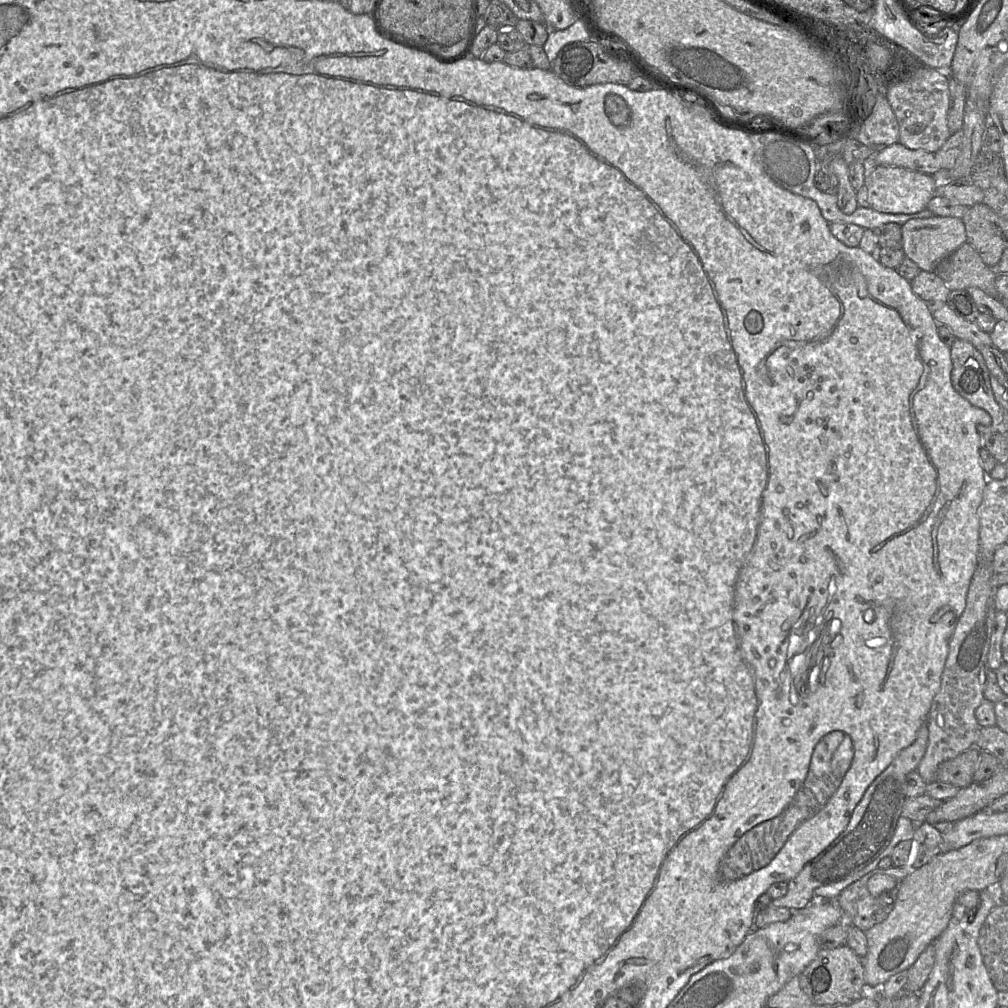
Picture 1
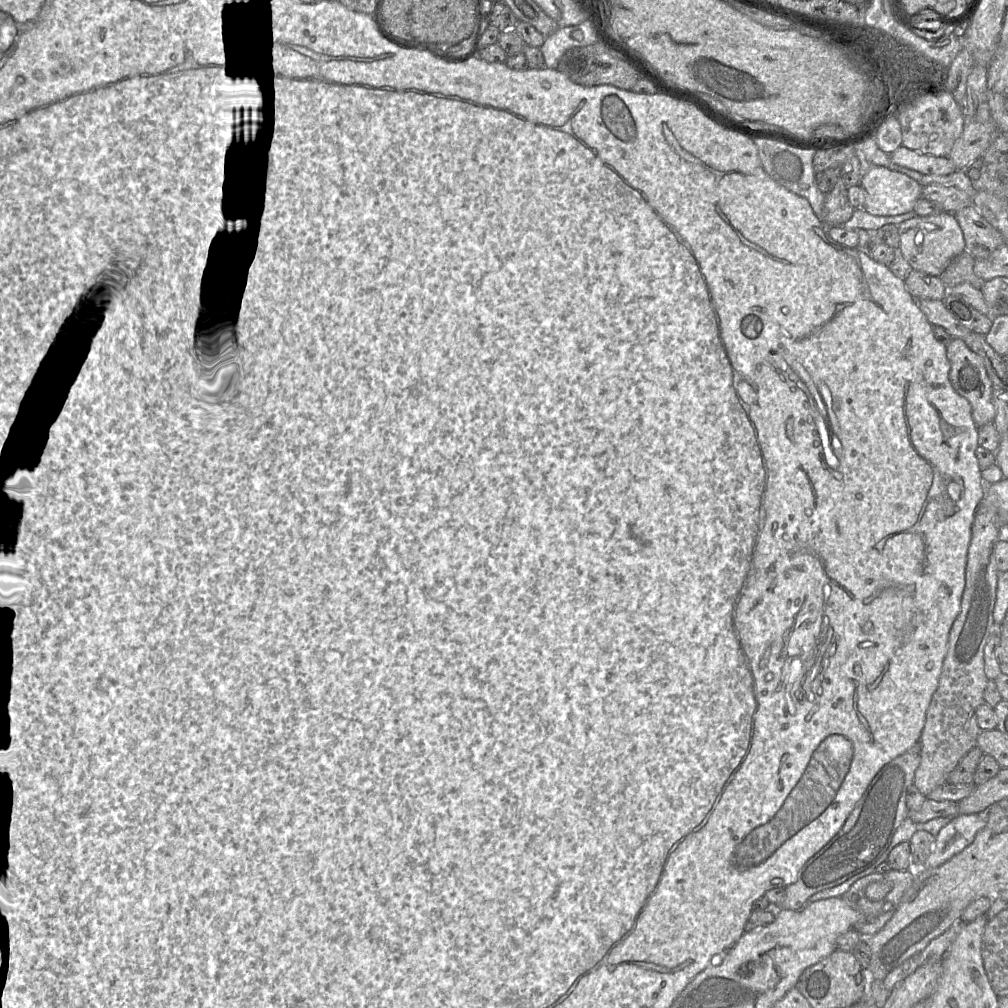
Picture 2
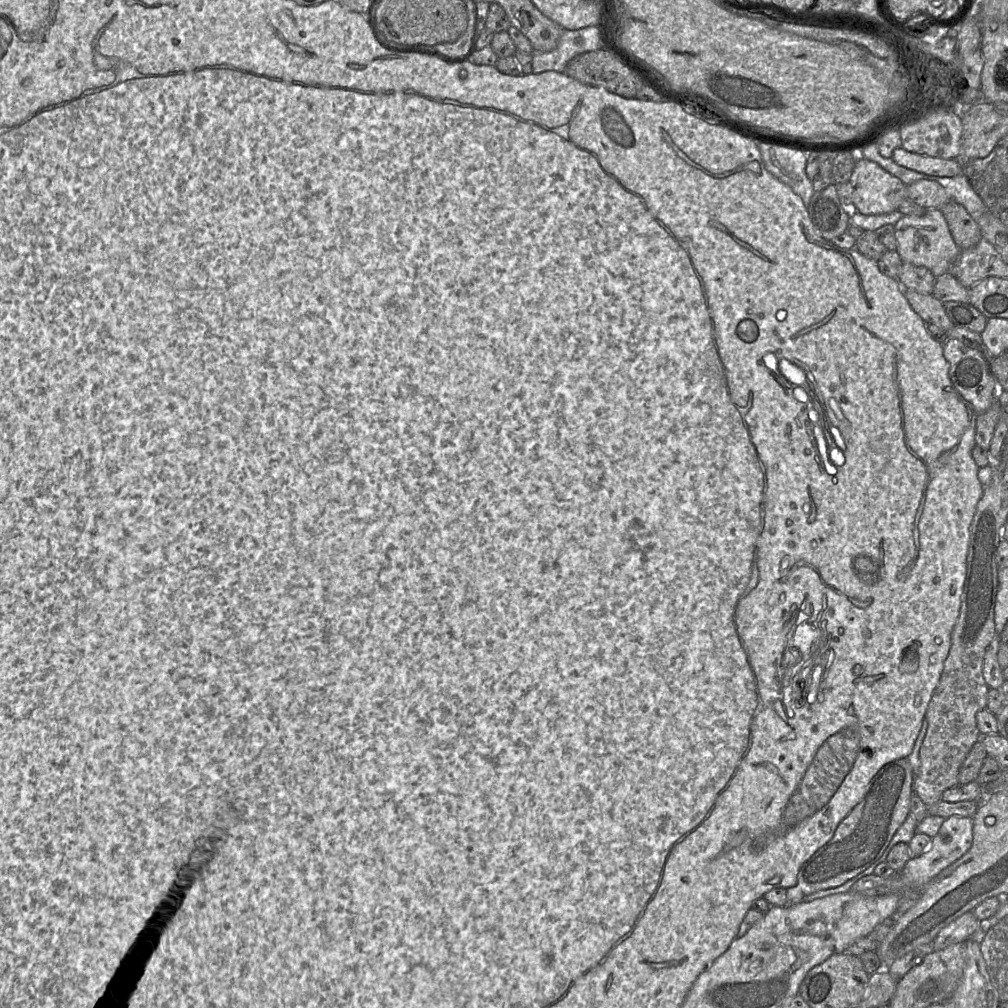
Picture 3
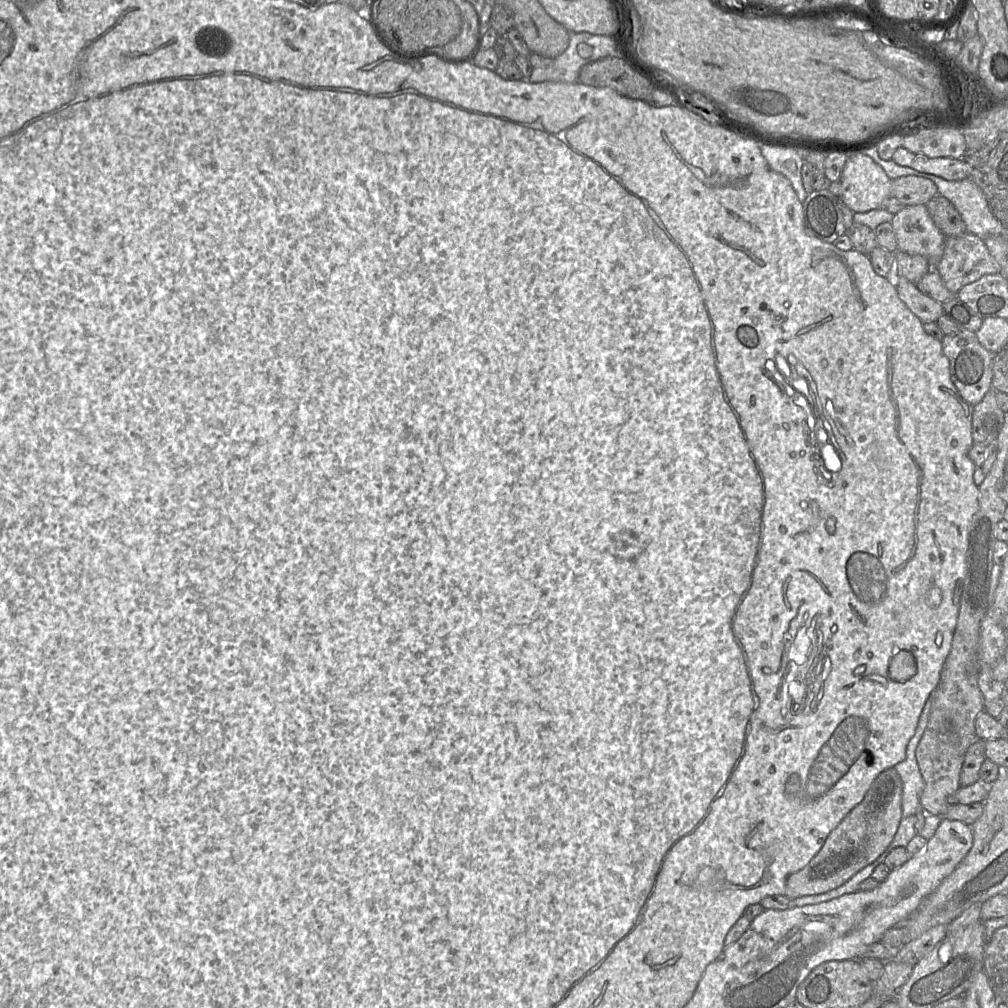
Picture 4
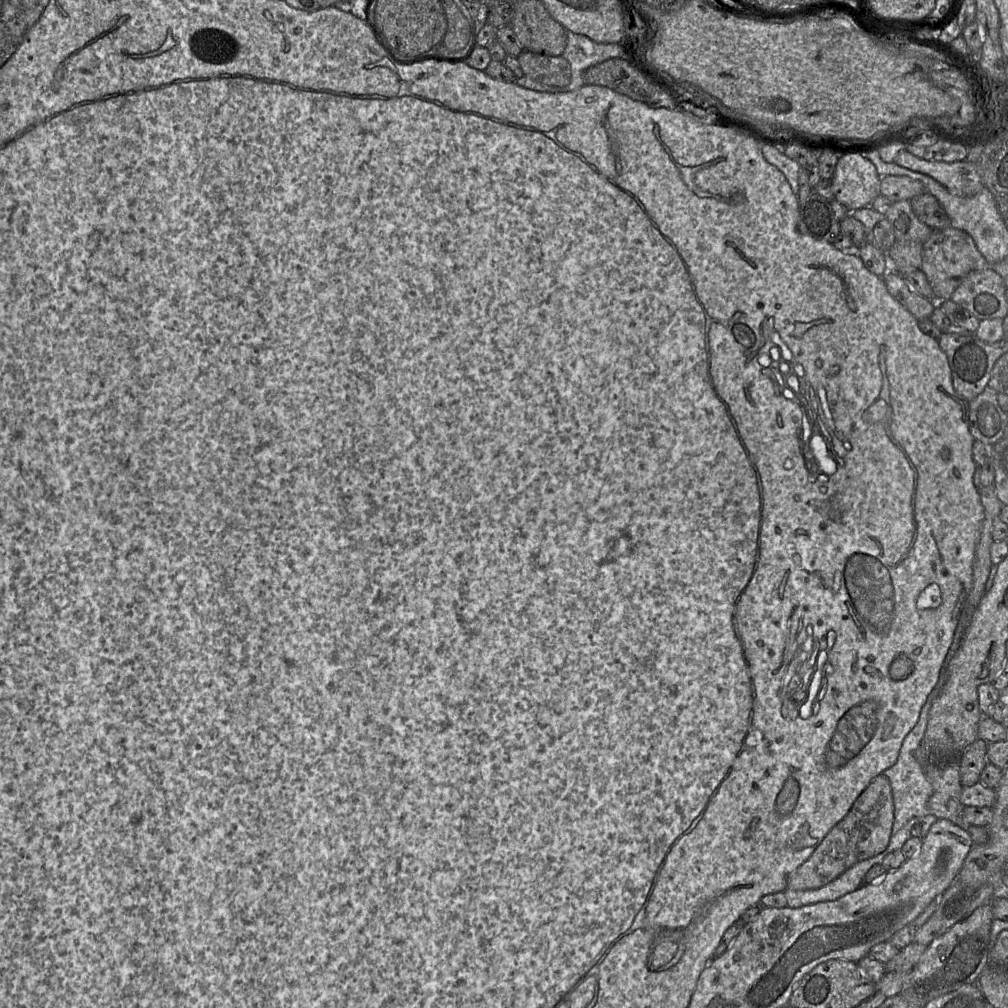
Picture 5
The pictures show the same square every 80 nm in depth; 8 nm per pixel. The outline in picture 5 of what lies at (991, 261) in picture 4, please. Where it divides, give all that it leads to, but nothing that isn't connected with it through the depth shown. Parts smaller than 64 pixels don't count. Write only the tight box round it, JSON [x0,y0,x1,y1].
[920,227,989,302]

